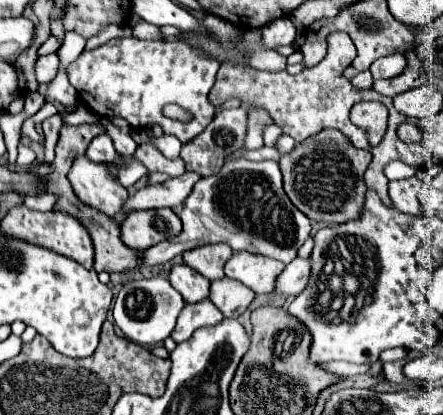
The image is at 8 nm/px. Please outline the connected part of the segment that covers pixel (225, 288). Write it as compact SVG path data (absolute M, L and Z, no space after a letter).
M222 278L222 280L212 282L210 300L216 308L222 310L224 318L238 318L248 308L248 304L254 300L254 294L252 290L244 288L242 282Z

